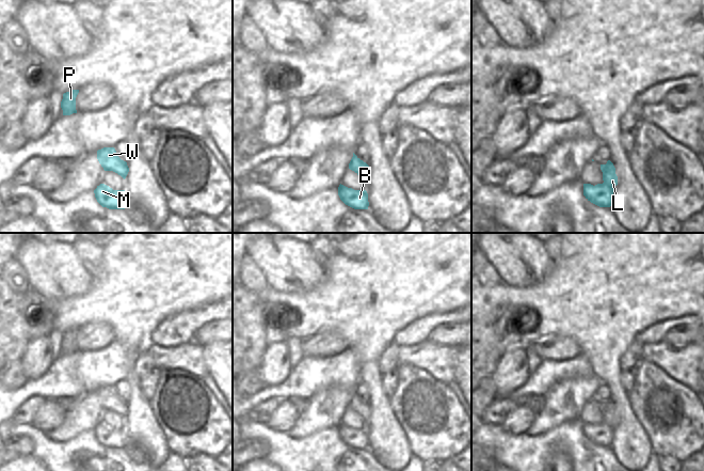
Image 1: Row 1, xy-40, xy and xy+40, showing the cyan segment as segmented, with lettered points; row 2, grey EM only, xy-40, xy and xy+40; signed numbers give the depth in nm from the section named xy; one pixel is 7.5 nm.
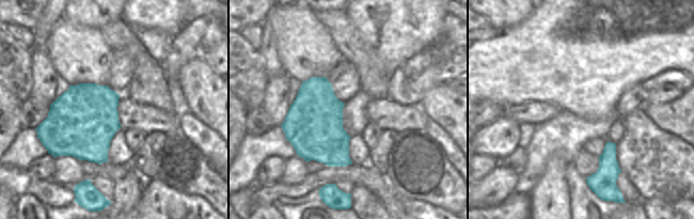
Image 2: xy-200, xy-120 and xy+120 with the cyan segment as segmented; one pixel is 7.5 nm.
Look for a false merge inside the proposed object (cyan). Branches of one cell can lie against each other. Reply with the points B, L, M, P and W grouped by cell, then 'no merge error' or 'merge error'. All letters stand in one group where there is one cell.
B L M P W | no merge error

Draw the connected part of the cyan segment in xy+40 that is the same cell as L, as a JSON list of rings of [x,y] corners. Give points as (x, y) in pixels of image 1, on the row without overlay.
[[[608,399],[606,404],[601,404],[601,409],[604,422],[595,425],[583,423],[583,435],[588,440],[599,446],[610,446],[613,439],[613,428],[618,424],[615,407]]]

